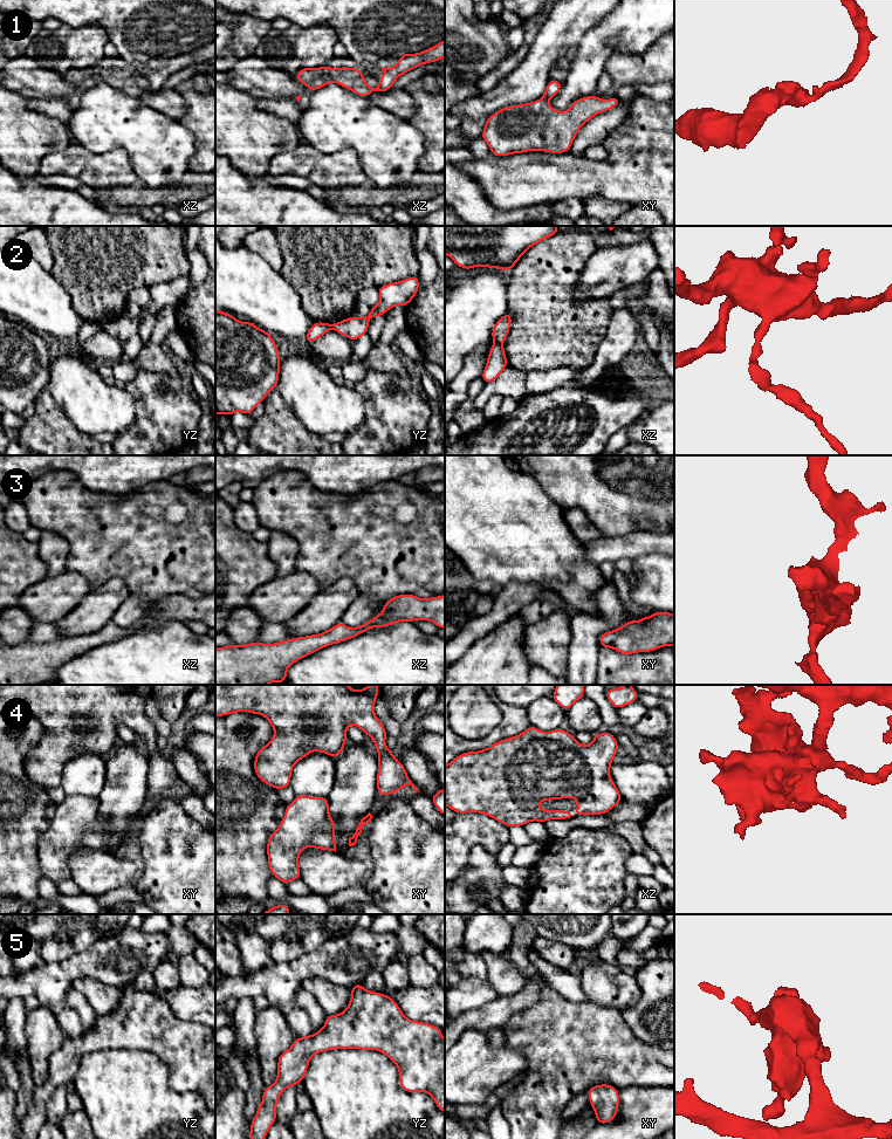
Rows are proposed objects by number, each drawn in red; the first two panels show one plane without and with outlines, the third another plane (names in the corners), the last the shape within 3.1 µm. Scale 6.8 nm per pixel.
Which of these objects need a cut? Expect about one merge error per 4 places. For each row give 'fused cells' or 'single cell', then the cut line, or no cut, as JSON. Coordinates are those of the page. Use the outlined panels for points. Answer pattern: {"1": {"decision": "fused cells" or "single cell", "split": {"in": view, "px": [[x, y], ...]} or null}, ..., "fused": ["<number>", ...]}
{"1": {"decision": "single cell", "split": null}, "2": {"decision": "fused cells", "split": {"in": "xz", "px": [[494, 341], [500, 343]]}}, "3": {"decision": "single cell", "split": null}, "4": {"decision": "single cell", "split": null}, "5": {"decision": "single cell", "split": null}, "fused": ["2"]}

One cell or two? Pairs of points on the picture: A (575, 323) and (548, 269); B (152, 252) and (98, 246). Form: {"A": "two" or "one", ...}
{"A": "one", "B": "one"}

